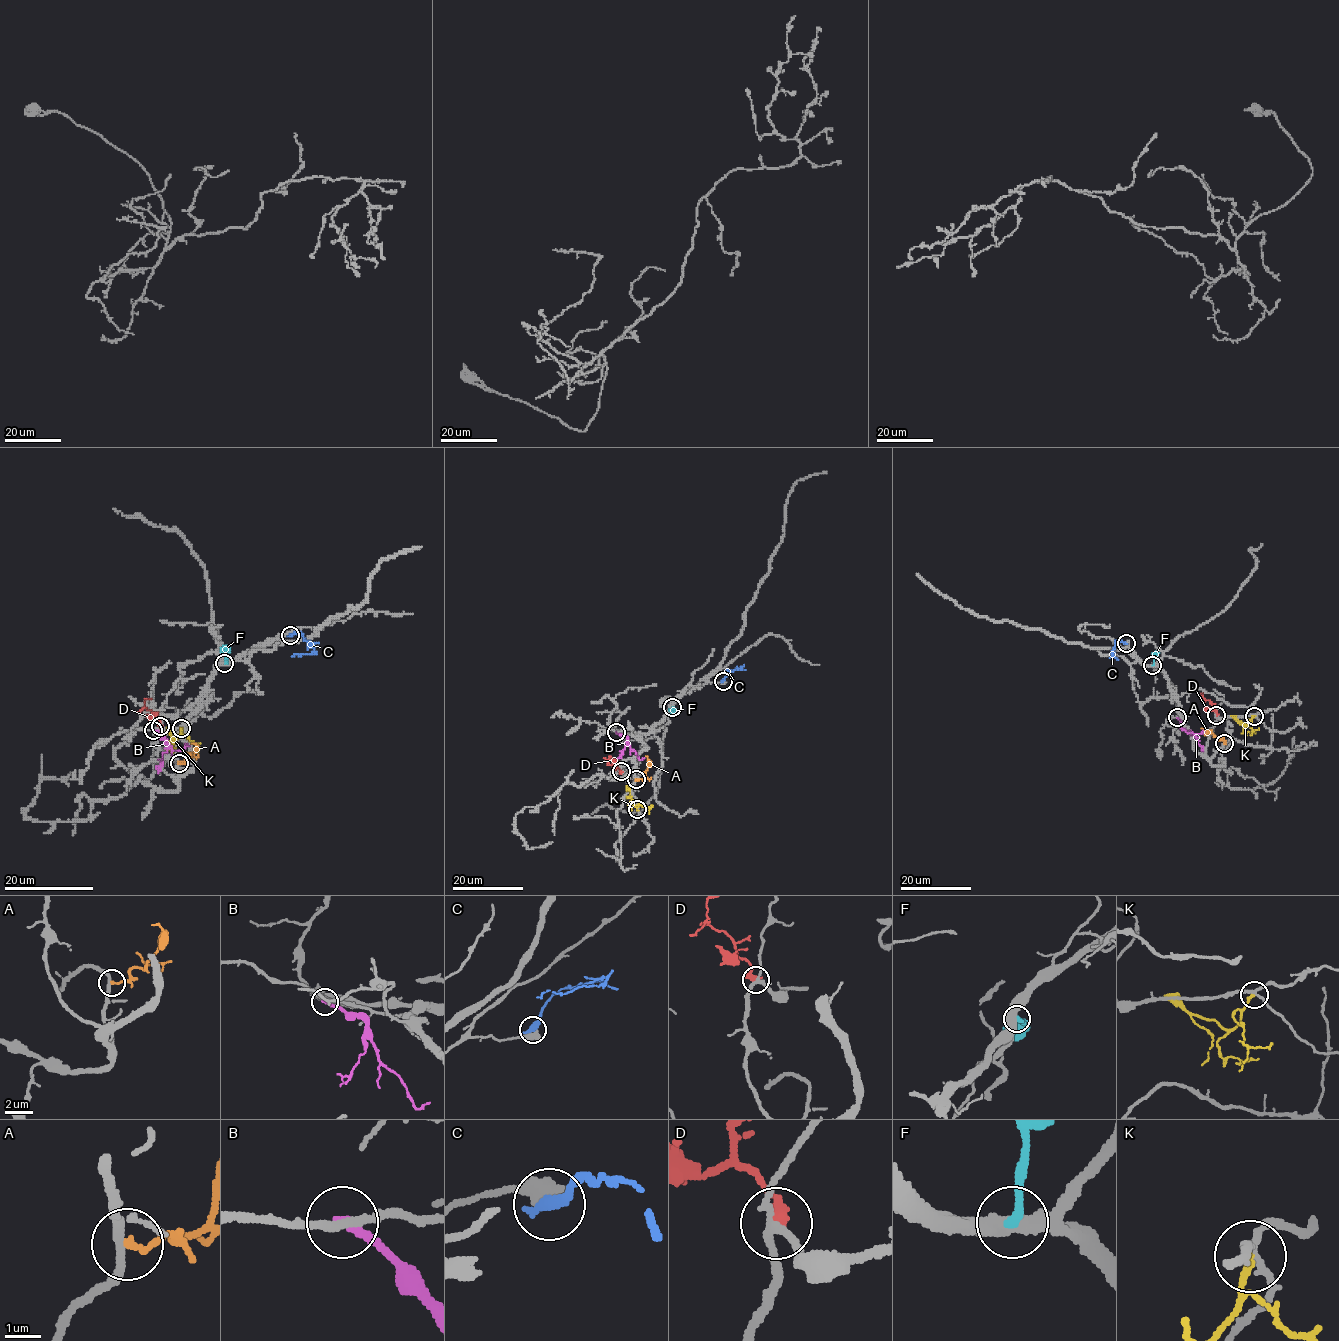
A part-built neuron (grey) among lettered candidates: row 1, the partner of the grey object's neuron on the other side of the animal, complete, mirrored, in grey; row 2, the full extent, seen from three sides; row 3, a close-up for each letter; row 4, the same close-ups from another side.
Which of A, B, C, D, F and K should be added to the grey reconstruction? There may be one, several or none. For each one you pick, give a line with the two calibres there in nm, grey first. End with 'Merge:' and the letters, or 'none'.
Merge: none

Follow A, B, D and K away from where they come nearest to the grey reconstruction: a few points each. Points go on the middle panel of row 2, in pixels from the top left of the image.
A: (635, 779), (642, 778), (649, 767), (646, 756)
B: (616, 733), (626, 738), (626, 746), (619, 756)
D: (621, 771), (609, 763), (609, 756), (613, 758)
K: (637, 809), (630, 795), (629, 798), (627, 796)

